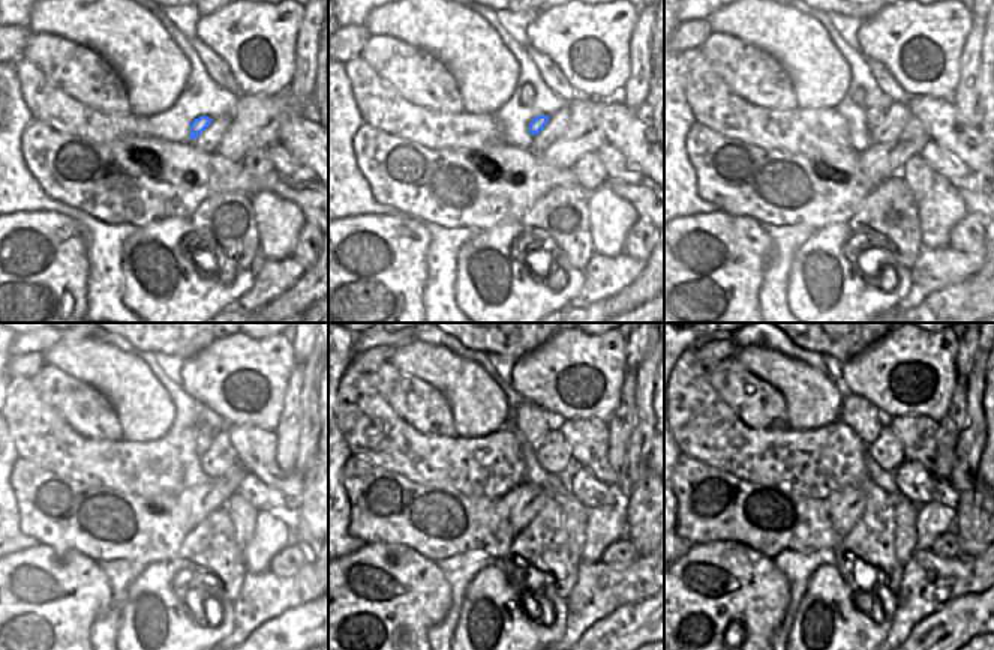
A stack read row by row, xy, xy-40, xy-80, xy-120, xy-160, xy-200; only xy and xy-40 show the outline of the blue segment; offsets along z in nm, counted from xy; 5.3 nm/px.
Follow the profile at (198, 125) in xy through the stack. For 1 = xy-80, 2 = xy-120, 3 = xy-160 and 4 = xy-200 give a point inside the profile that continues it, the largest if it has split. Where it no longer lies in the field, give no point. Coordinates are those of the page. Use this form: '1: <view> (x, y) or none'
1: xy-80 (874, 116)
2: xy-120 (203, 443)
3: xy-160 (529, 424)
4: xy-200 (861, 416)

